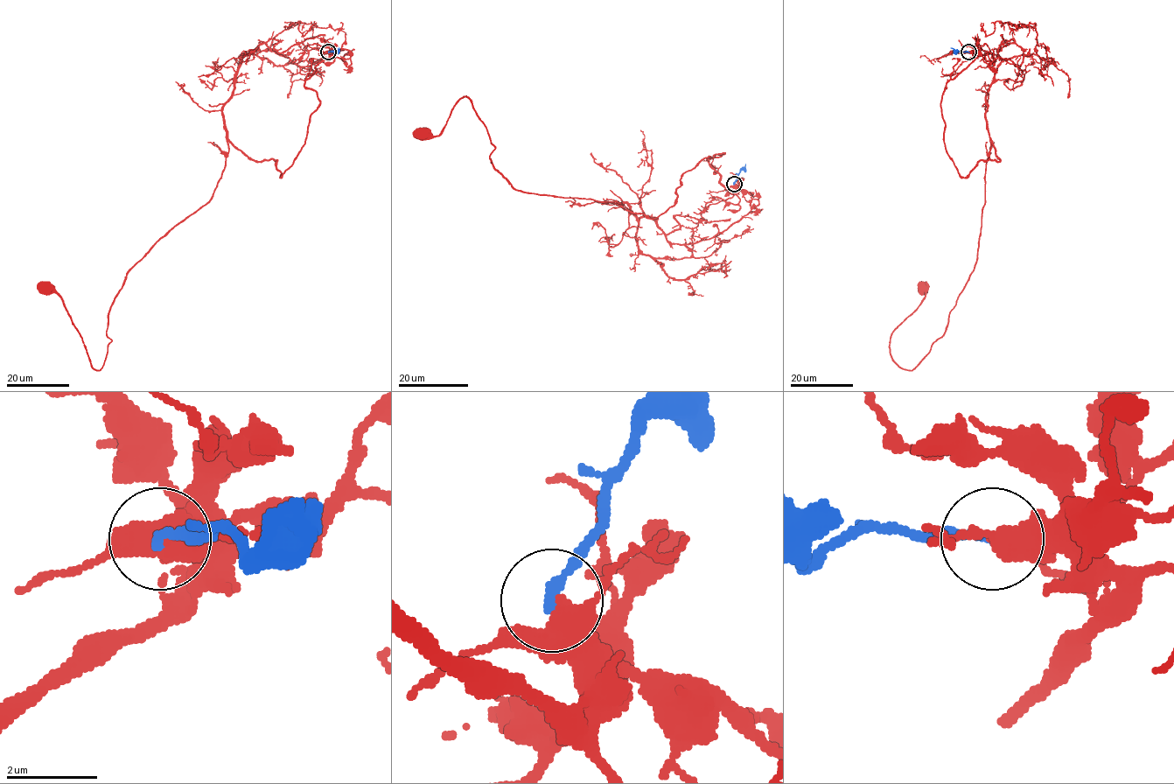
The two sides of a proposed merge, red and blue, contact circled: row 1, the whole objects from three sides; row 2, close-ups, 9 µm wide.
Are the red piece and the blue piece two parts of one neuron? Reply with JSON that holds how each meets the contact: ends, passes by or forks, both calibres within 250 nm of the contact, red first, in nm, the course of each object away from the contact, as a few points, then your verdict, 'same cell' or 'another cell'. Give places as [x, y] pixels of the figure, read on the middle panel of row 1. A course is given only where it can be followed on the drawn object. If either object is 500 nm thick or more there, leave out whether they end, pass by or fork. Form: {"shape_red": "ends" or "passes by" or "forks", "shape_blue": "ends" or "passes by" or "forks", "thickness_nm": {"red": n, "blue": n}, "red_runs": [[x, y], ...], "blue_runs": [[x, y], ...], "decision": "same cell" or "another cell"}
{"shape_red": "passes by", "shape_blue": "ends", "thickness_nm": {"red": 440, "blue": 220}, "red_runs": [[734, 184], [720, 182], [716, 153], [648, 219], [517, 191], [464, 96], [438, 135], [422, 133]], "blue_runs": [[733, 184], [745, 164]], "decision": "another cell"}

